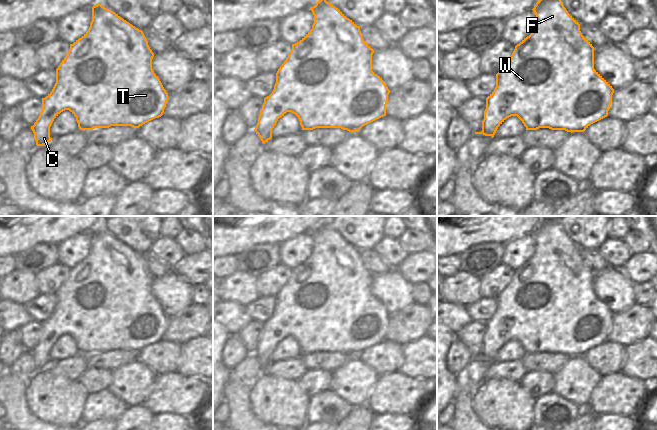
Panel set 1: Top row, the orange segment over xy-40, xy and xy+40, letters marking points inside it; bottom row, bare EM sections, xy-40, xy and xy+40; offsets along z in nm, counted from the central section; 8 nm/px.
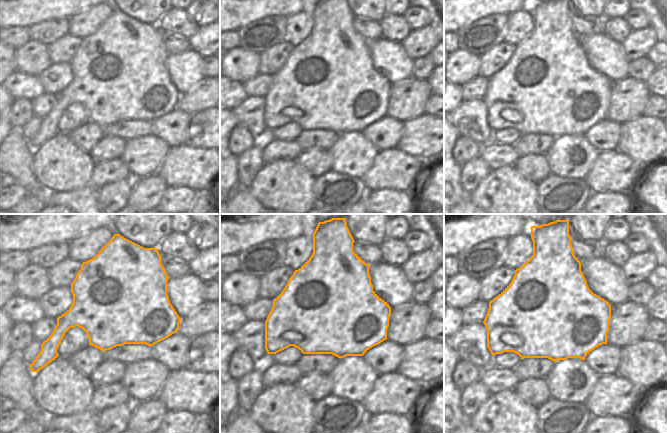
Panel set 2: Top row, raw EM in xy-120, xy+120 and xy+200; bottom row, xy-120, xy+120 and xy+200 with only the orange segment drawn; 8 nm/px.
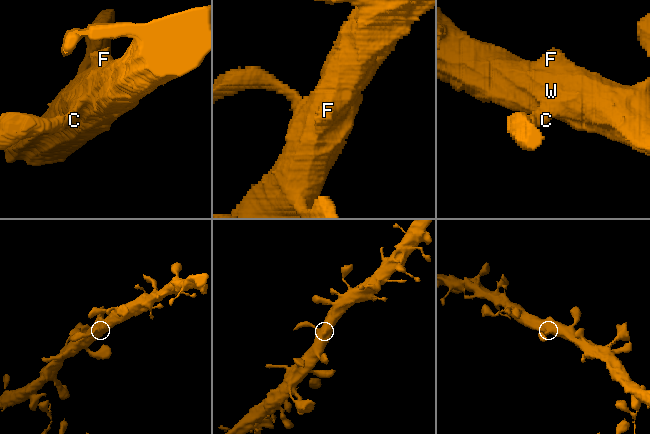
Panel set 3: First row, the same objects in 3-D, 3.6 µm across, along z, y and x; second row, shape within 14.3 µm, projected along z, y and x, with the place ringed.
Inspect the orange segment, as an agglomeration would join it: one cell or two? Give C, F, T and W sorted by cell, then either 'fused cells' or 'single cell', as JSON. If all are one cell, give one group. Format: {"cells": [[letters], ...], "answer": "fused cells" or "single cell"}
{"cells": [["C", "F", "T", "W"]], "answer": "single cell"}

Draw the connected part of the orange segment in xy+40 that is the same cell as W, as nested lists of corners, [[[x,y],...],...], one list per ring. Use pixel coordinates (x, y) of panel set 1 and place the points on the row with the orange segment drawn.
[[[538,0],[532,9],[536,15],[536,25],[532,33],[524,38],[515,49],[510,59],[504,64],[502,69],[496,74],[496,87],[486,98],[486,109],[482,121],[482,131],[475,134],[494,137],[498,127],[509,117],[517,116],[526,130],[537,130],[539,128],[549,128],[551,130],[565,130],[567,132],[584,132],[591,124],[608,116],[608,111],[612,103],[614,89],[612,86],[594,69],[594,47],[582,35],[580,24],[568,13],[561,0]]]

